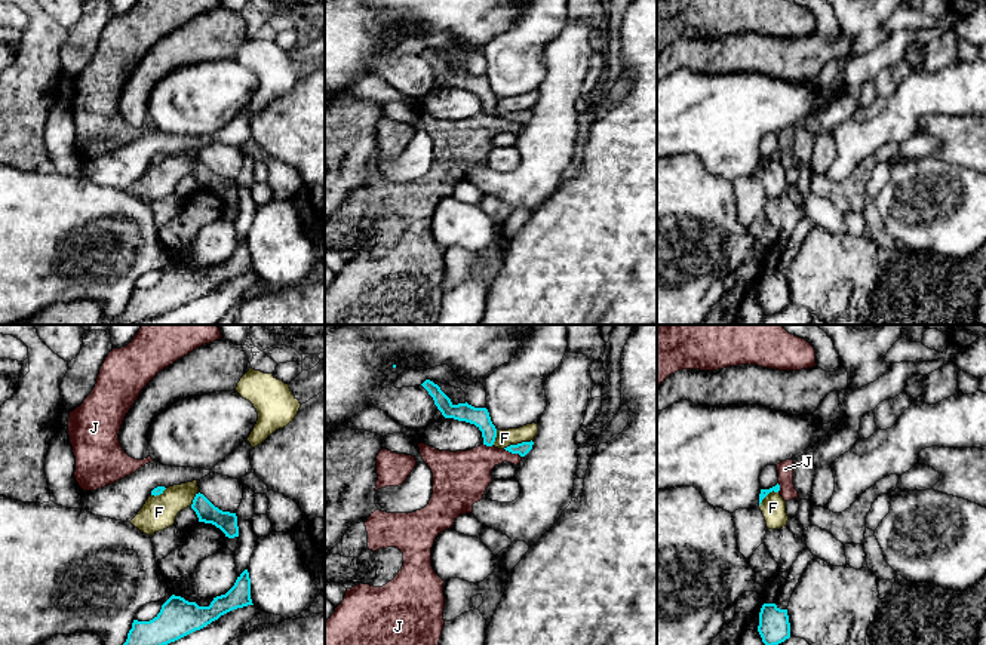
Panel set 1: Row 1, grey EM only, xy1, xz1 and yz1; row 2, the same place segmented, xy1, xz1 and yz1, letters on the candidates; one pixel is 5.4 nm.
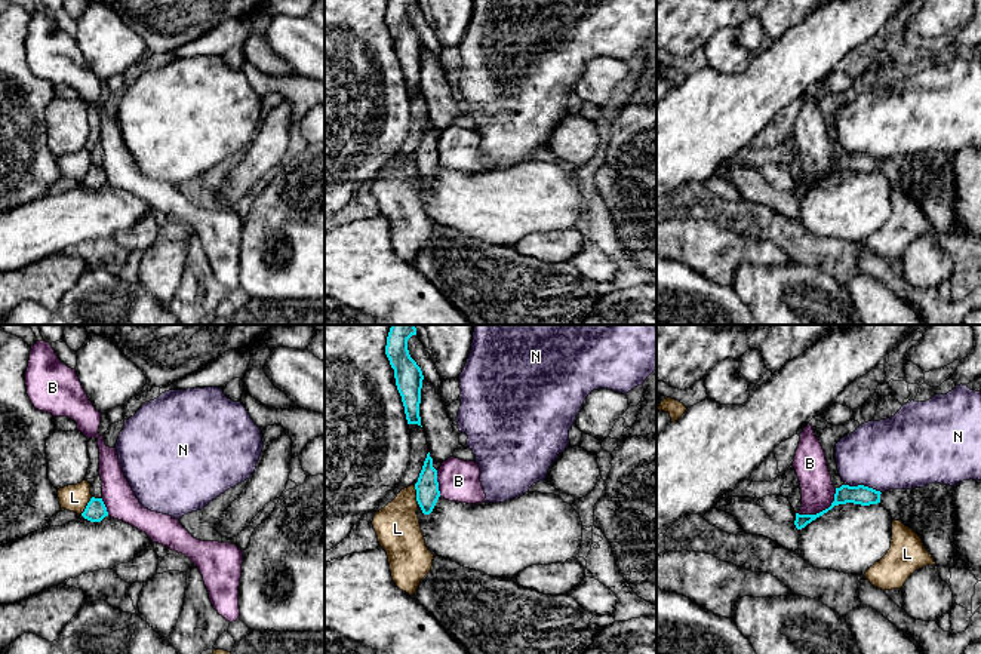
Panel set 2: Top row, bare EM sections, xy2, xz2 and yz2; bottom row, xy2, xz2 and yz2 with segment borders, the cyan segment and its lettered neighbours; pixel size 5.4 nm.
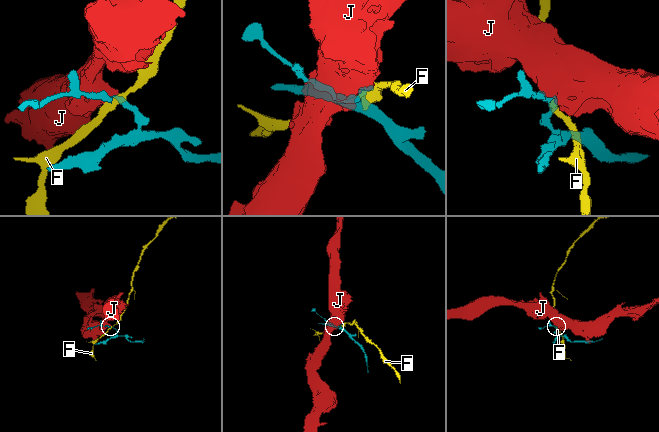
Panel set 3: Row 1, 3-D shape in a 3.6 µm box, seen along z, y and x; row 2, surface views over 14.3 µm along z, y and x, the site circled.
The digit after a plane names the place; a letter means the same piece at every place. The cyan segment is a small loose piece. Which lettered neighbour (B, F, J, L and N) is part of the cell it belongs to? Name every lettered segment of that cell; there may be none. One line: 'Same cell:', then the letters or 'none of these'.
Same cell: none of these

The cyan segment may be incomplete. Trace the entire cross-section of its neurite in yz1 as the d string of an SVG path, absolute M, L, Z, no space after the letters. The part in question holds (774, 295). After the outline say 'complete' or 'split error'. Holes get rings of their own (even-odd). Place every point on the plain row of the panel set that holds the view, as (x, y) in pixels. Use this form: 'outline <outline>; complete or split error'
outline M764 271L759 280L758 300L765 314L772 314L790 305L790 291L787 277L780 277L775 271Z; complete

